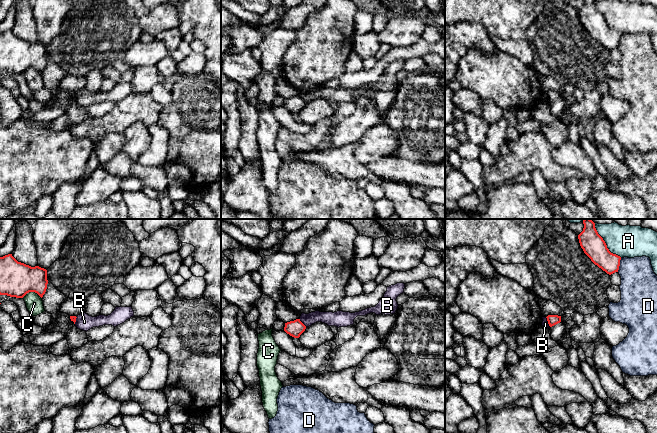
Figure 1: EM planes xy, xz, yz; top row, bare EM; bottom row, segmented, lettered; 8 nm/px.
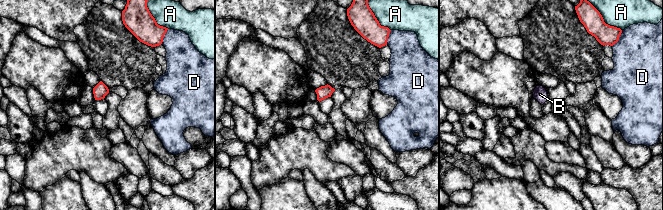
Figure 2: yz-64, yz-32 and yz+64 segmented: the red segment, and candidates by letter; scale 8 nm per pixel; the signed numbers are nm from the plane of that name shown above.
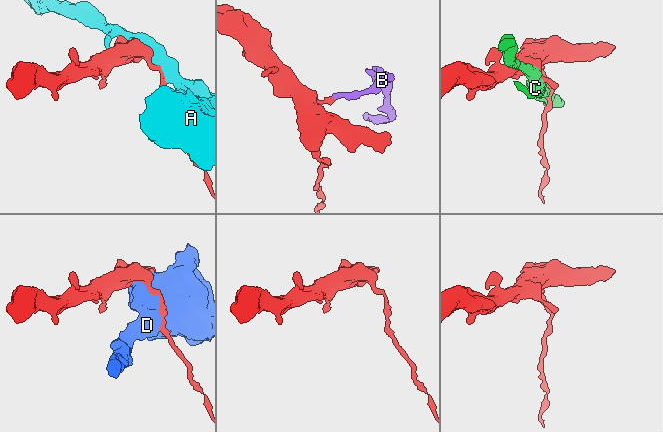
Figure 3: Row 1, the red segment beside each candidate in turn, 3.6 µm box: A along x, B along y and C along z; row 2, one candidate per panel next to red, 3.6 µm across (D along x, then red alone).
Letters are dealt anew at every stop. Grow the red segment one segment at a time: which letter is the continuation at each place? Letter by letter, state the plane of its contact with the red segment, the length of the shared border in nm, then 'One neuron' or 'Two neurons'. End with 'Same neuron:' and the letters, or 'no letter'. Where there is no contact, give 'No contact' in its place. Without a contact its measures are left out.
A: Touches red in yz. Shared border 360 nm. Two neurons
B: Touches red in xz. Shared border 90 nm. Two neurons
C: Touches red in xy. Shared border 160 nm. Two neurons
D: Touches red in yz. Shared border 120 nm. Two neurons
Same neuron: no letter

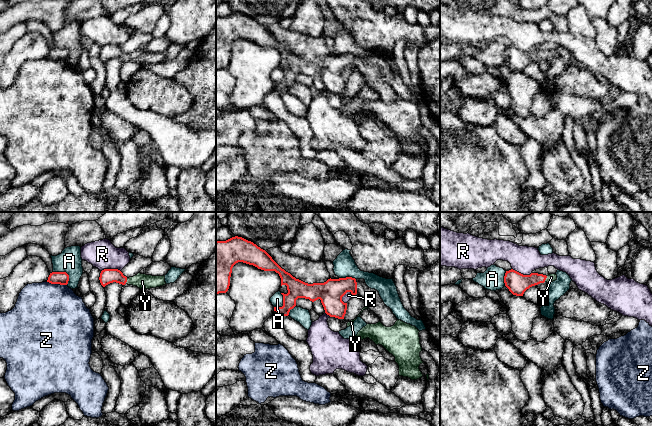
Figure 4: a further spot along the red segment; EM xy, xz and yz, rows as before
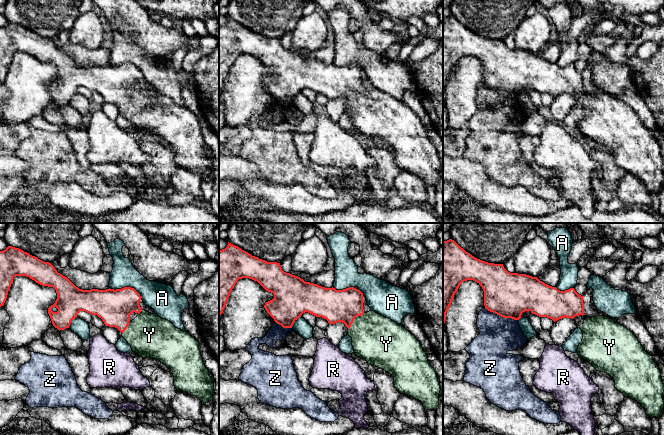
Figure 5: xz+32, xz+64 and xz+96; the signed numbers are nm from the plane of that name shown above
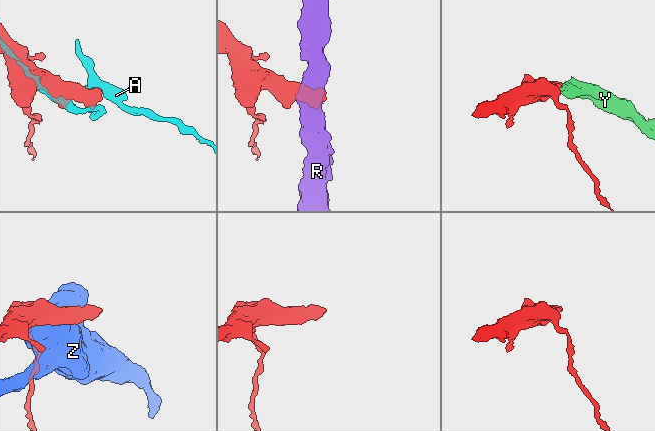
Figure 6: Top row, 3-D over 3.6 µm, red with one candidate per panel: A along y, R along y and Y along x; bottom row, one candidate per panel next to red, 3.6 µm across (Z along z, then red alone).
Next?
A: Touches red in xy. Shared border 160 nm. Two neurons
R: Touches red in xz. Shared border 120 nm. Two neurons
Y: Touches red in xy. Shared border 50 nm. One neuron
Z: Touches red in xy. Shared border 160 nm. Two neurons
Same neuron: Y

